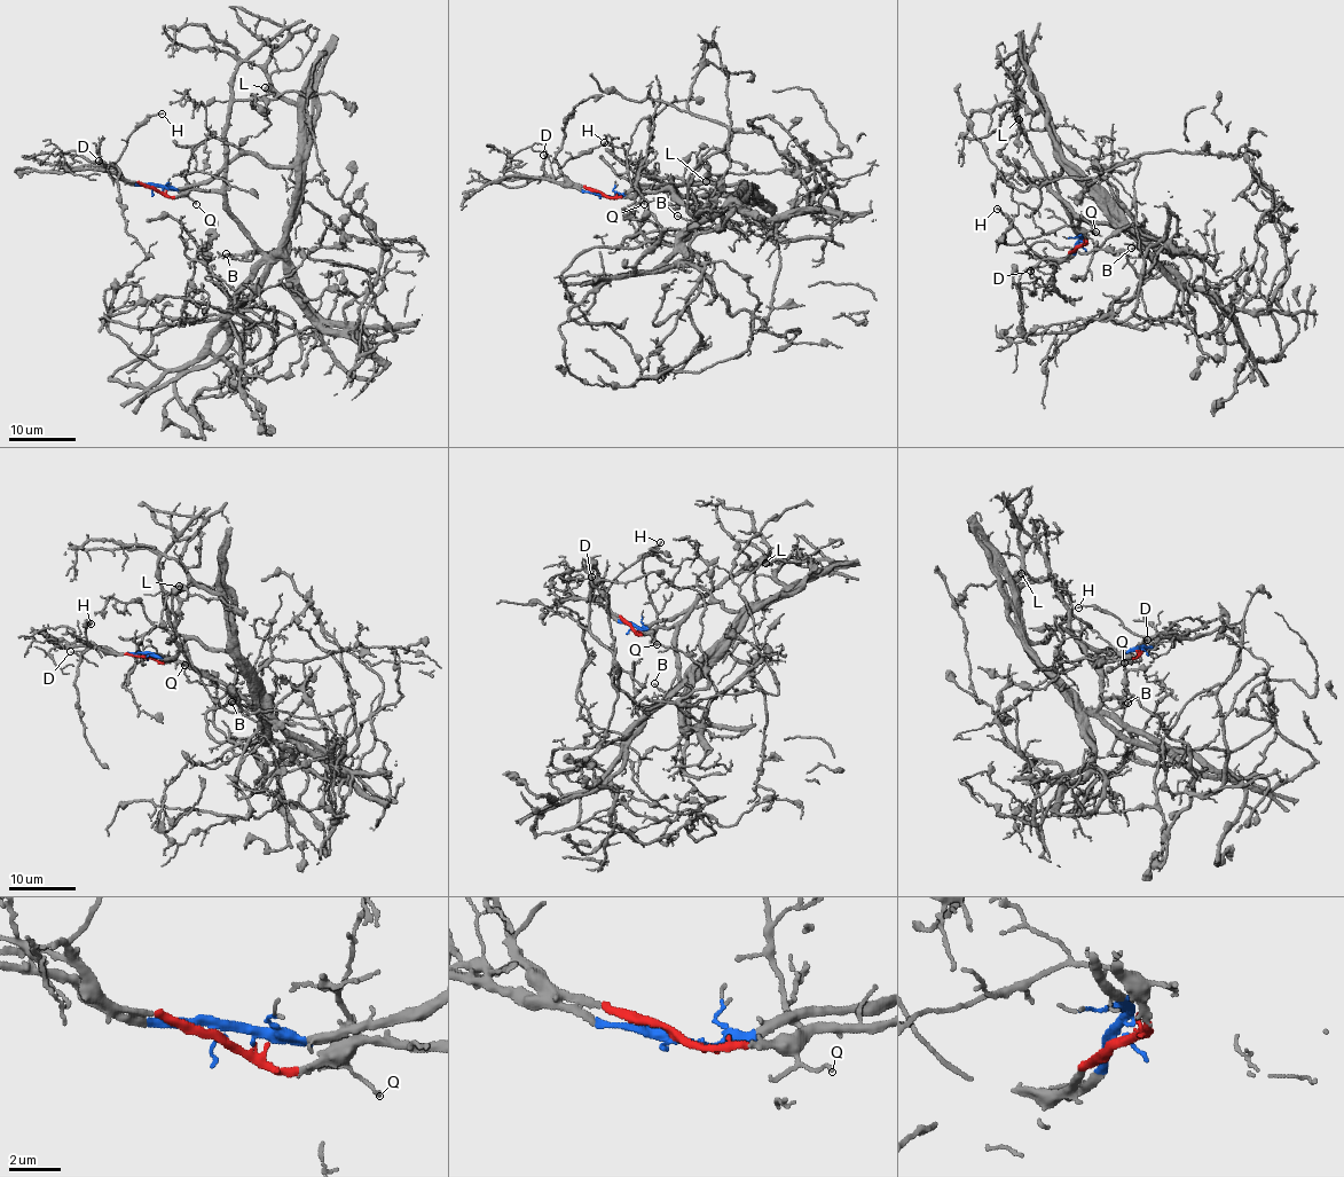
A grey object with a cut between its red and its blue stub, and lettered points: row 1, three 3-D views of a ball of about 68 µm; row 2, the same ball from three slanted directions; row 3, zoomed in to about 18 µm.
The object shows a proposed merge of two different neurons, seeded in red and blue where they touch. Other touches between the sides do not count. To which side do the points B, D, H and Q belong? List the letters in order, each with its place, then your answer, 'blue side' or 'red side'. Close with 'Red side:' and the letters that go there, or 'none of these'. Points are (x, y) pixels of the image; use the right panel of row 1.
B: (1131, 248) | red side
D: (1030, 271) | blue side
H: (997, 209) | red side
Q: (1095, 232) | red side
Red side: B, H, Q

